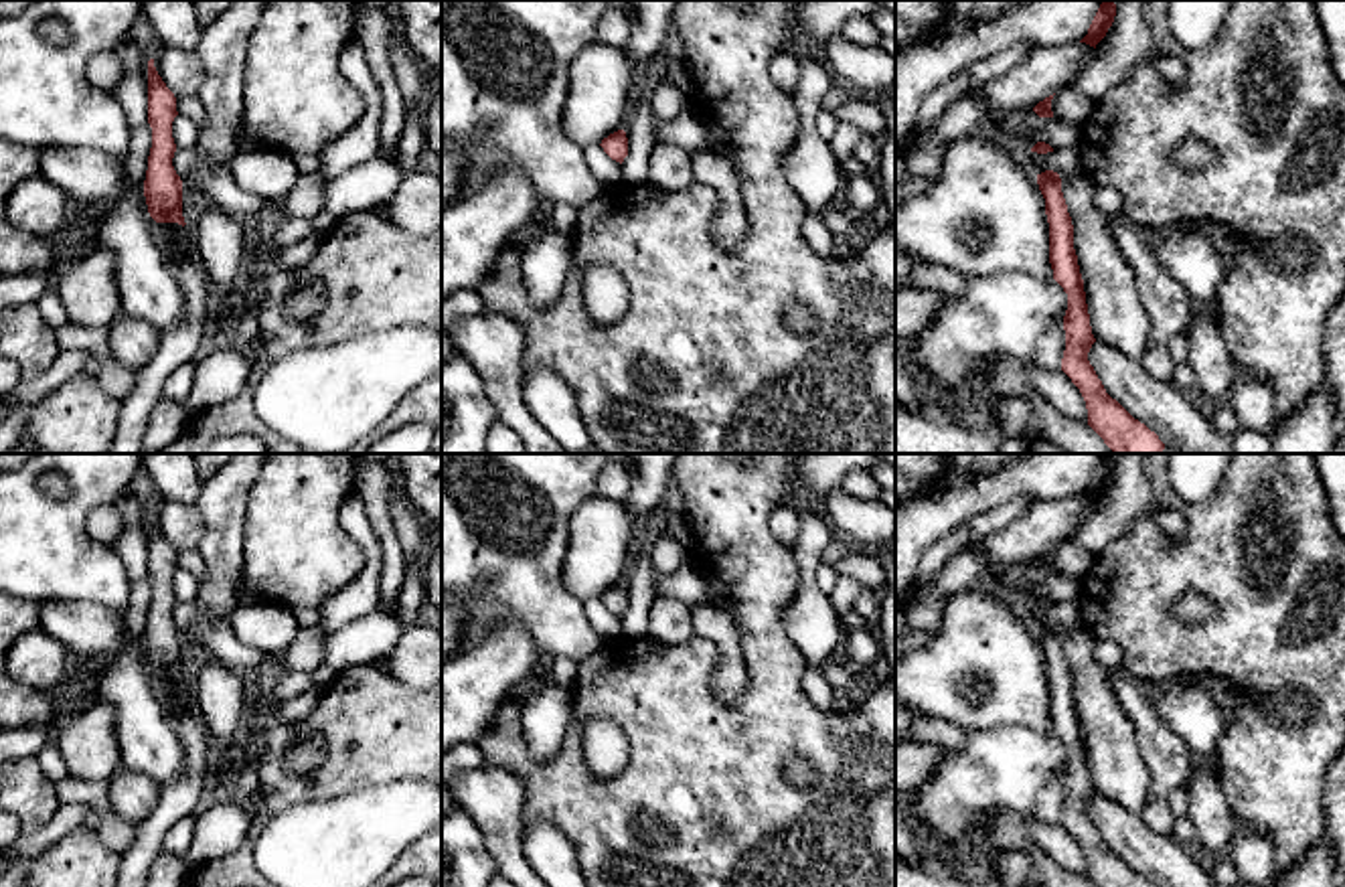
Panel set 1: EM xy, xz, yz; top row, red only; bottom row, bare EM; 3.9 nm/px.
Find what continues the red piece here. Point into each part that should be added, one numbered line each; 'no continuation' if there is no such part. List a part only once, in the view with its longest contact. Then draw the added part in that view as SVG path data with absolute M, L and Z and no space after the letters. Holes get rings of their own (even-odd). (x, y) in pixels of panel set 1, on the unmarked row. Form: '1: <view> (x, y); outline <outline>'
no continuation

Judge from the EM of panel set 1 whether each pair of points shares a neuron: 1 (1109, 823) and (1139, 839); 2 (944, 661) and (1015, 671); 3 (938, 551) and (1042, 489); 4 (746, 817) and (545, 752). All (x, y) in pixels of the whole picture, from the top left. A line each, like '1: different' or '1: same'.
1: same
2: same
3: different
4: different

